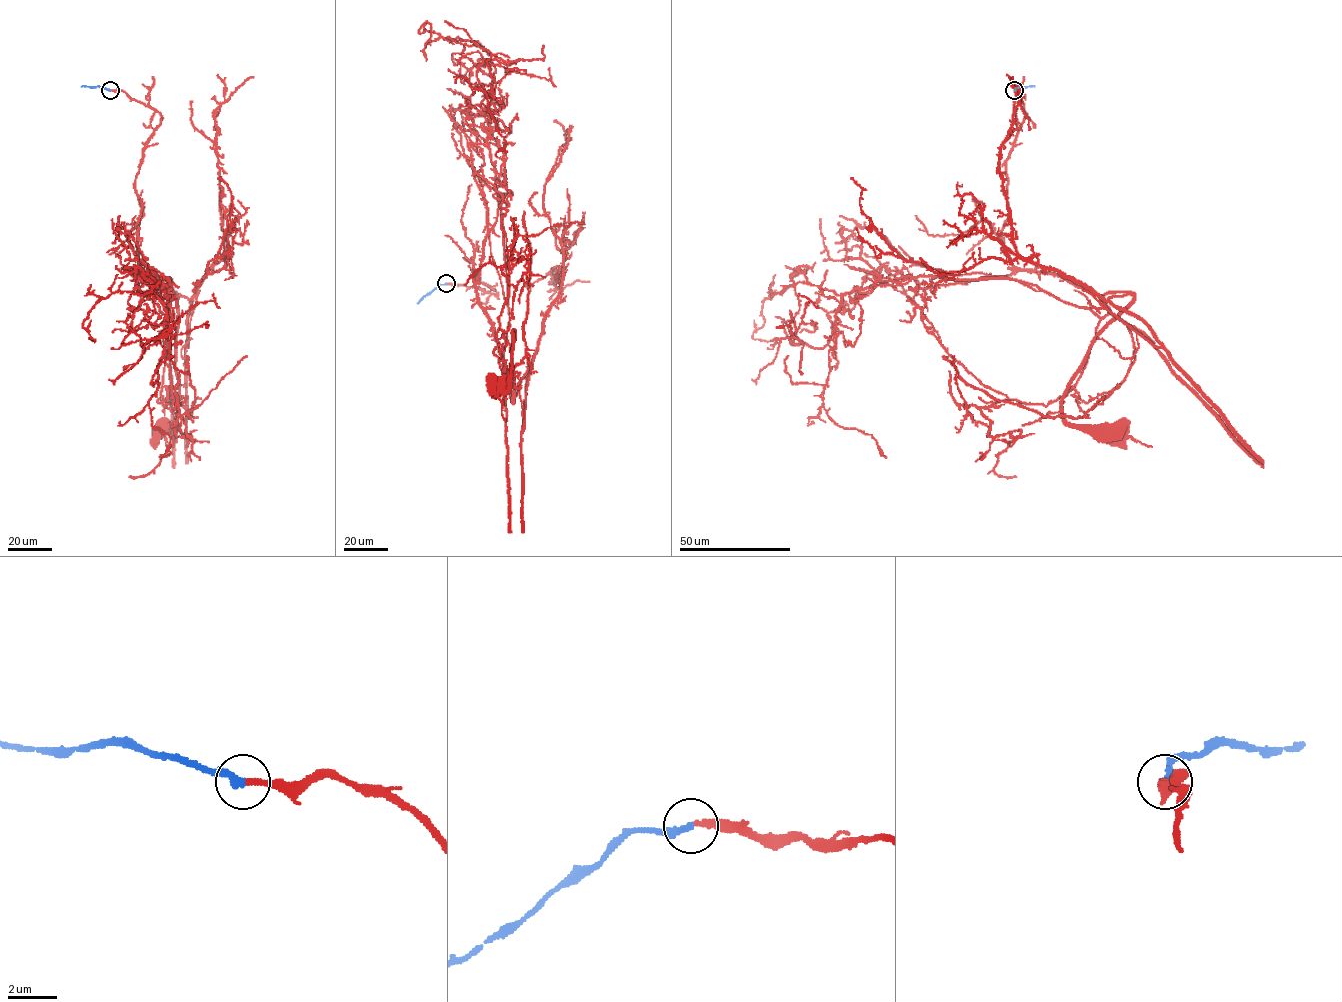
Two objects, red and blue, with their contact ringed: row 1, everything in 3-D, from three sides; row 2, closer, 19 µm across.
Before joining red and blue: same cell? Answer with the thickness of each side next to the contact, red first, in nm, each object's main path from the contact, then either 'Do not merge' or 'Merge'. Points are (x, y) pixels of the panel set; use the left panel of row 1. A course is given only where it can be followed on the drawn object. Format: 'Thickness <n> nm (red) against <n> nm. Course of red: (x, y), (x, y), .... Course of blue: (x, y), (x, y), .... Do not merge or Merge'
Thickness 200 nm (red) against 280 nm. Course of red: (110, 90), (124, 91), (161, 117), (135, 189), (143, 216), (139, 268), (178, 296), (176, 425), (162, 427). Course of blue: (110, 90), (81, 86). Merge

